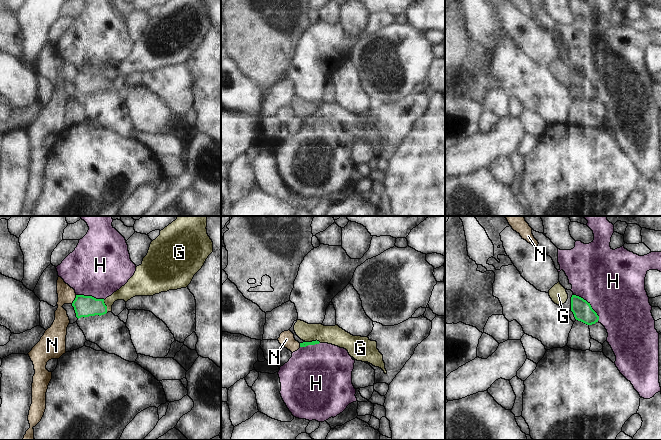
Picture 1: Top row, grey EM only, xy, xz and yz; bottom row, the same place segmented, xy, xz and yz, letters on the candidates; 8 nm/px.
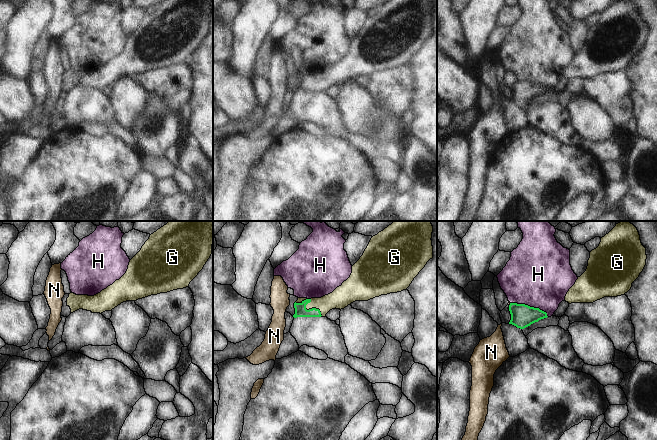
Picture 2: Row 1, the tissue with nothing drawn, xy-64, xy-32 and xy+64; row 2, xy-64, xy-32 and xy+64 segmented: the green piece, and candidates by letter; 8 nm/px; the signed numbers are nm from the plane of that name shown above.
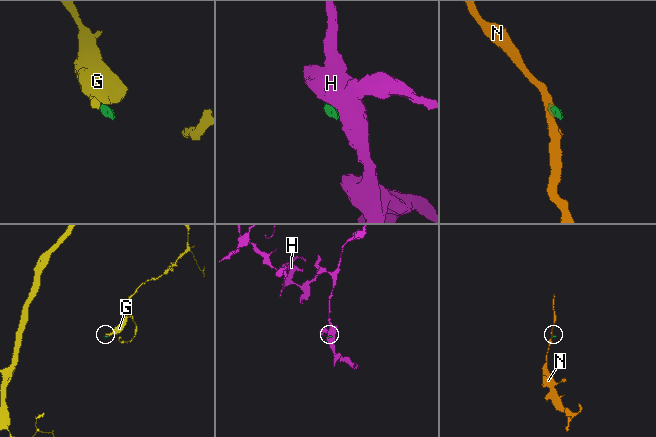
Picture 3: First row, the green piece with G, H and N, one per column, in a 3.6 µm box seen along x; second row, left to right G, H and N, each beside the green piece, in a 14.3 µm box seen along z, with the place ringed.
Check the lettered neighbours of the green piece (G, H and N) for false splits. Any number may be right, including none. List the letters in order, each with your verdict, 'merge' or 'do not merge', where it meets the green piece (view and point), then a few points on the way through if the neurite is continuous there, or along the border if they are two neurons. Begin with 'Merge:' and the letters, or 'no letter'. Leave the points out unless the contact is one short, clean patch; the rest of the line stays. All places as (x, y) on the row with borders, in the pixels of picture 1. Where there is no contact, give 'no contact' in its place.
Merge: G
G: merge | xz (313, 341) | across xz (304, 344), (308, 341), (313, 341), (319, 335), (334, 335)
H: do not merge | yz (590, 305) | along yz (574, 294), (582, 297), (590, 305), (598, 316), (598, 321)
N: do not merge | xy (75, 299) | along xy (76, 295), (71, 303)

